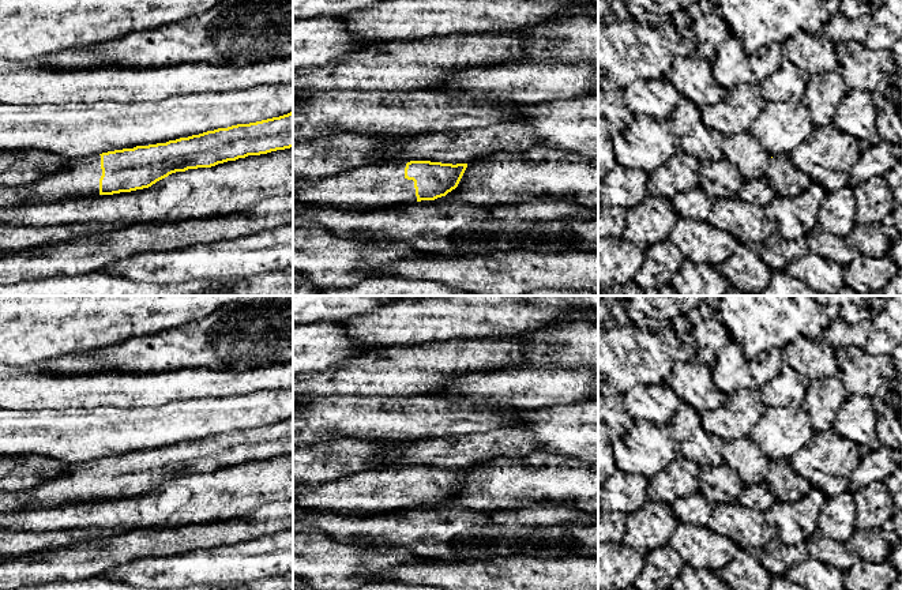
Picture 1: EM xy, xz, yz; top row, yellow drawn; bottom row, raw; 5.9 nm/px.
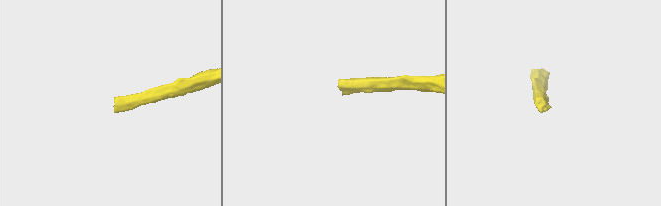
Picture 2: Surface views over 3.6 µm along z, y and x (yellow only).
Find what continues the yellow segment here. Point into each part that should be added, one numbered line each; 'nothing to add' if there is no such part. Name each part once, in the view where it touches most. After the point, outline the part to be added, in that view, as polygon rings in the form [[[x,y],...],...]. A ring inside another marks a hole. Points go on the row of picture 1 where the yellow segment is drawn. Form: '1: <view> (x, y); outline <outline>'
1: xz (376, 185); outline [[[386,161],[379,165],[352,169],[319,181],[293,178],[293,206],[308,203],[323,207],[372,210],[391,204],[416,203],[414,181],[405,177],[406,164]]]

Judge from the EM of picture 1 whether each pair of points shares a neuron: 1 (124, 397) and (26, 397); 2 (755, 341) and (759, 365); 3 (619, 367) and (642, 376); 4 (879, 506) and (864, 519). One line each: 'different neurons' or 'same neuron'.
1: same neuron
2: different neurons
3: same neuron
4: same neuron

